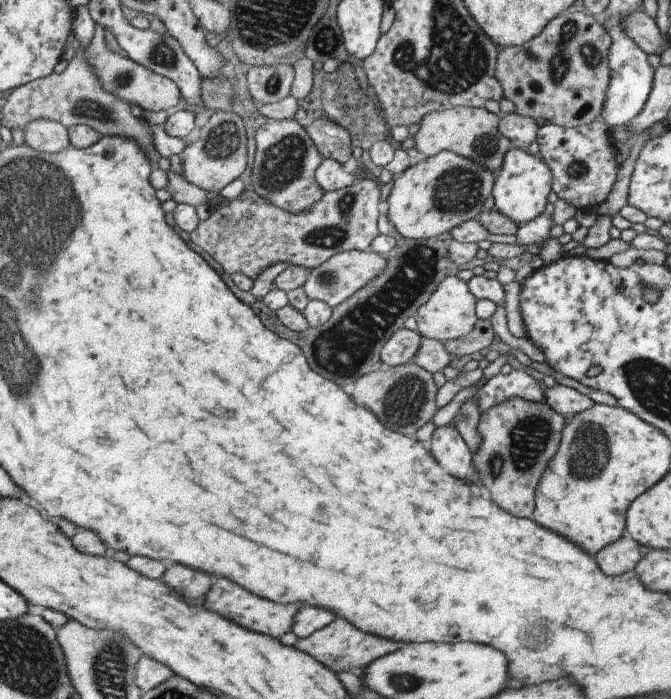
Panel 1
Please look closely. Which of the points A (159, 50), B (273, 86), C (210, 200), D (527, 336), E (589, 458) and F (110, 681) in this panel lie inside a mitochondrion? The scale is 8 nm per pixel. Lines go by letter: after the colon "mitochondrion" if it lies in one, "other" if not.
A: mitochondrion
B: mitochondrion
C: other
D: other
E: mitochondrion
F: mitochondrion

